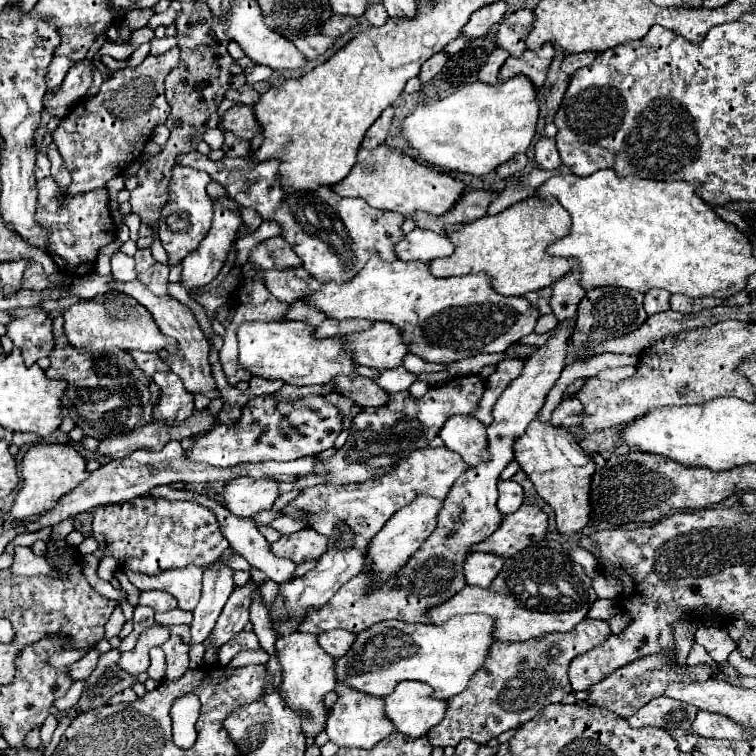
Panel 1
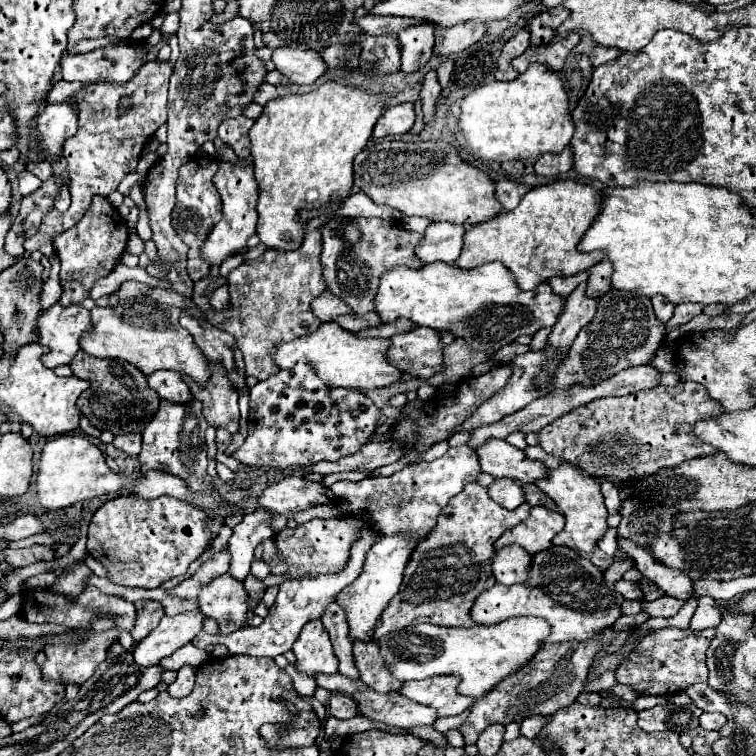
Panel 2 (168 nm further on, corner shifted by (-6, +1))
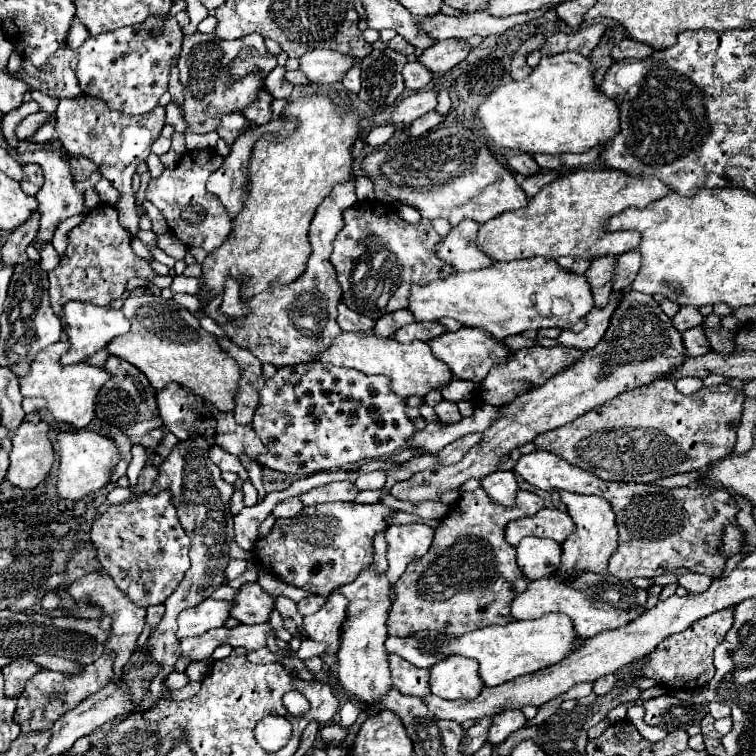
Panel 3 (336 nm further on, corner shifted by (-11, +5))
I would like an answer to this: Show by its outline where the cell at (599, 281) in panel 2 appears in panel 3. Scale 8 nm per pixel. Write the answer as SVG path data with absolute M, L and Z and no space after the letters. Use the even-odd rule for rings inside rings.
M627 251L619 255L615 263L615 271L613 271L613 289L625 291L633 283L639 267L641 267L639 251Z

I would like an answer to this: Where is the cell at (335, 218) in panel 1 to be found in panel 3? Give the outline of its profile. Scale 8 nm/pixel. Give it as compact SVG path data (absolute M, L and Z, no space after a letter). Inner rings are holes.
M375 203L375 209L365 205L349 207L343 213L343 221L345 225L333 241L331 263L343 289L343 303L369 319L405 309L413 283L421 285L453 273L453 267L433 253L439 235L429 219L423 219L421 225L411 225L393 207Z

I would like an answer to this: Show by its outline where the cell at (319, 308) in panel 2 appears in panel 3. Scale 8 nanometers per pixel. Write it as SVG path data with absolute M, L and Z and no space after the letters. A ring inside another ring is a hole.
M339 303L337 307L337 323L343 331L359 331L359 333L373 333L373 319L367 319L363 315L359 315L357 311L351 311L349 307L345 307L343 303Z

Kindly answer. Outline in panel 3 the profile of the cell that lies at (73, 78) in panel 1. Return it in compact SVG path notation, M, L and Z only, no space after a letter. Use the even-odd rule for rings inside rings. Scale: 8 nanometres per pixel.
M49 139L43 143L43 149L37 149L37 151L31 151L31 153L25 153L21 155L21 163L37 163L41 165L43 173L45 173L45 185L41 187L41 191L35 195L37 201L39 201L39 209L41 209L41 227L39 227L39 239L51 239L53 237L53 231L55 227L65 221L67 217L71 215L77 215L77 213L85 213L85 205L83 205L83 193L75 189L73 185L73 179L71 179L71 169L69 169L69 155L65 151L65 147L55 147L53 143L55 139Z

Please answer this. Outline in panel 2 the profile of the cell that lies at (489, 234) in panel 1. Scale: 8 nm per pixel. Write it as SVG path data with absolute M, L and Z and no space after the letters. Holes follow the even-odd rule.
M572 179L534 187L516 209L500 213L494 221L470 227L464 235L462 255L456 265L460 269L474 269L488 261L502 261L516 275L516 281L524 291L534 289L550 277L574 275L594 267L606 257L606 253L582 253L576 245L602 209L602 189L604 187L576 183Z

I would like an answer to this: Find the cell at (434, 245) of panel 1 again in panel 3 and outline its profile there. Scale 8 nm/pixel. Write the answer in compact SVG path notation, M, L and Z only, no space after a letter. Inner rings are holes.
M465 219L463 223L455 225L449 235L445 235L437 245L435 245L435 255L449 263L455 271L473 271L473 269L483 269L491 265L493 261L481 253L475 245L479 223Z

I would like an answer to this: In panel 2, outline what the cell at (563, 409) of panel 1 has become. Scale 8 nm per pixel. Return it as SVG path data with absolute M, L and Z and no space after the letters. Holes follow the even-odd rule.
M684 381L678 387L658 385L654 389L630 393L624 397L600 397L600 399L594 399L582 407L576 407L568 415L562 415L560 419L554 419L554 423L546 425L538 433L538 443L548 455L570 461L572 465L580 467L582 471L586 471L592 477L604 475L604 477L628 481L634 477L652 475L658 469L678 467L684 461L694 459L694 457L714 455L716 449L712 445L700 441L694 435L694 425L696 425L696 421L712 419L712 417L722 415L722 413L724 413L723 407L720 407L714 399L710 399L706 387L702 387L700 383Z

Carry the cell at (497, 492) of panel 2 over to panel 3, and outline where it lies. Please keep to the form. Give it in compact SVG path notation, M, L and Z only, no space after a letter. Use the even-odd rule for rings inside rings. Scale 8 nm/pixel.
M495 471L483 477L481 487L495 503L505 507L515 507L515 495L519 491L519 485L513 471Z

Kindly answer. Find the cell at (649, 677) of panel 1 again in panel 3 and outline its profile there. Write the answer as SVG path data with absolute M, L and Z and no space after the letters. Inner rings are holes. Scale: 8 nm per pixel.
M723 609L717 611L709 617L703 617L699 621L695 621L691 627L687 627L681 633L669 635L663 643L659 643L659 647L655 647L655 651L647 653L645 659L641 659L637 663L637 673L641 677L649 677L655 683L663 683L663 687L667 689L699 689L705 687L711 677L715 675L715 667L713 667L713 649L723 641L725 633L731 629L733 625L733 609Z

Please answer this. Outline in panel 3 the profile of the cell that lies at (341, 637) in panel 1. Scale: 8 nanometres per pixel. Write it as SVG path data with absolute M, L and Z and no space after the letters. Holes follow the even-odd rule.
M389 655L389 665L391 665L391 681L393 689L397 689L403 695L411 697L425 697L429 693L429 671L419 669L399 655Z

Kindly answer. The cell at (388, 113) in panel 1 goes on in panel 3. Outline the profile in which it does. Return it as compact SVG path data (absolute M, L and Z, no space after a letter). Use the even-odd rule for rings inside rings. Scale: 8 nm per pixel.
M417 91L401 101L397 101L395 111L391 115L391 123L397 127L409 127L421 115L433 111L437 107L437 93L435 91Z

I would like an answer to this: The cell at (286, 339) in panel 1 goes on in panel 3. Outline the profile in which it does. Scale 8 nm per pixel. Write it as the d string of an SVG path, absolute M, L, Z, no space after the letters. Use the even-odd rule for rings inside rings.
M343 331L341 335L333 339L331 347L327 347L317 359L323 363L335 363L341 367L353 367L365 375L387 375L391 379L391 391L395 391L395 395L403 399L411 395L425 397L427 391L431 391L433 387L441 387L453 379L449 367L443 361L433 357L425 341L399 343L379 335L355 335L355 333Z

